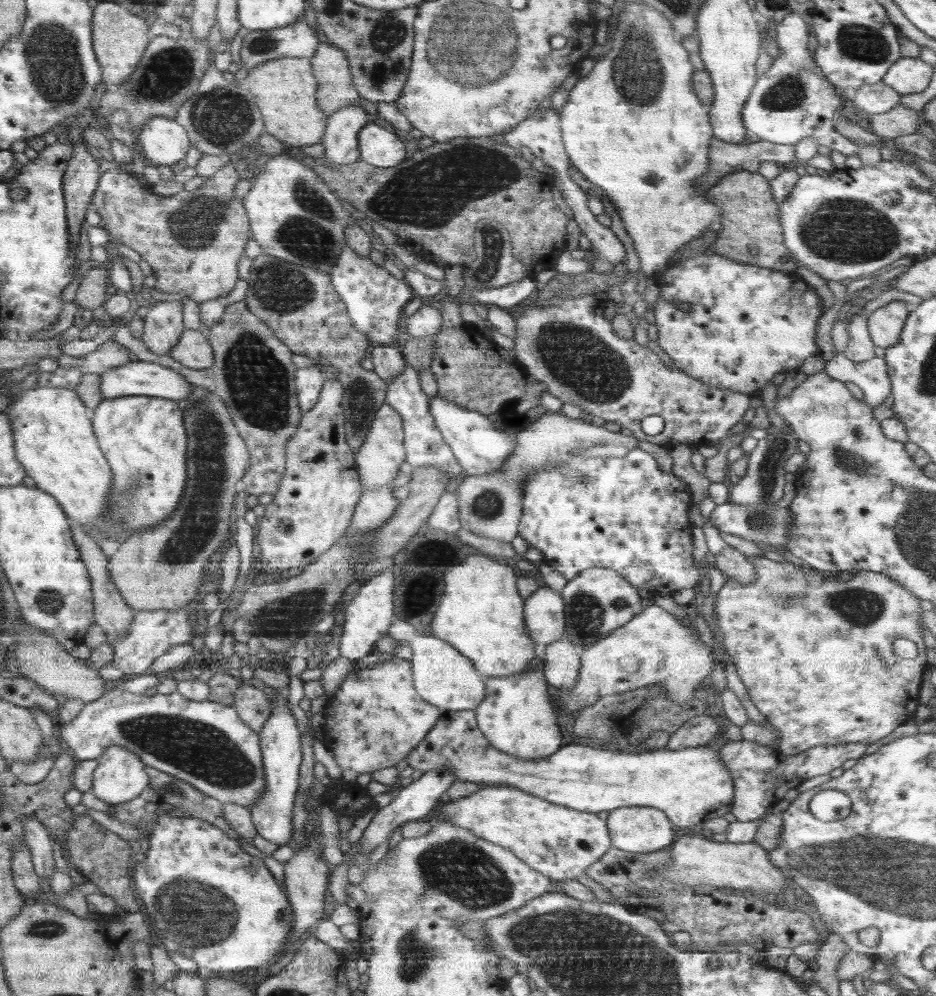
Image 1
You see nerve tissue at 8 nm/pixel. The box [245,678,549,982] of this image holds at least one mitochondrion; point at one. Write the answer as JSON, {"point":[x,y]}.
{"point":[455,869]}

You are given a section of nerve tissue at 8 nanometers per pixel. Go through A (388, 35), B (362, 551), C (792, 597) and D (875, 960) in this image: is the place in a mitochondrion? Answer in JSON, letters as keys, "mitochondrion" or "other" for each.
{"A":"mitochondrion","B":"mitochondrion","C":"mitochondrion","D":"other"}

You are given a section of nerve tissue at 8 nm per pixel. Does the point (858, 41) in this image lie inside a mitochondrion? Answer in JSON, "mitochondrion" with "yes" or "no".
{"mitochondrion":"yes"}

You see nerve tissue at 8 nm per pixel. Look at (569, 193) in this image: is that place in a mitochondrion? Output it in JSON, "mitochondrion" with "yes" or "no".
{"mitochondrion":"no"}

